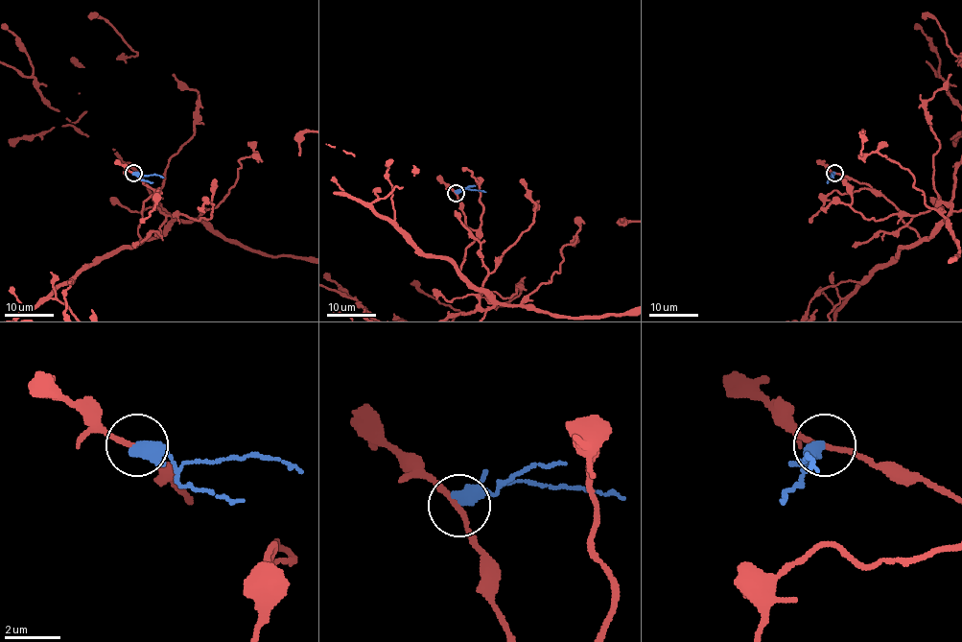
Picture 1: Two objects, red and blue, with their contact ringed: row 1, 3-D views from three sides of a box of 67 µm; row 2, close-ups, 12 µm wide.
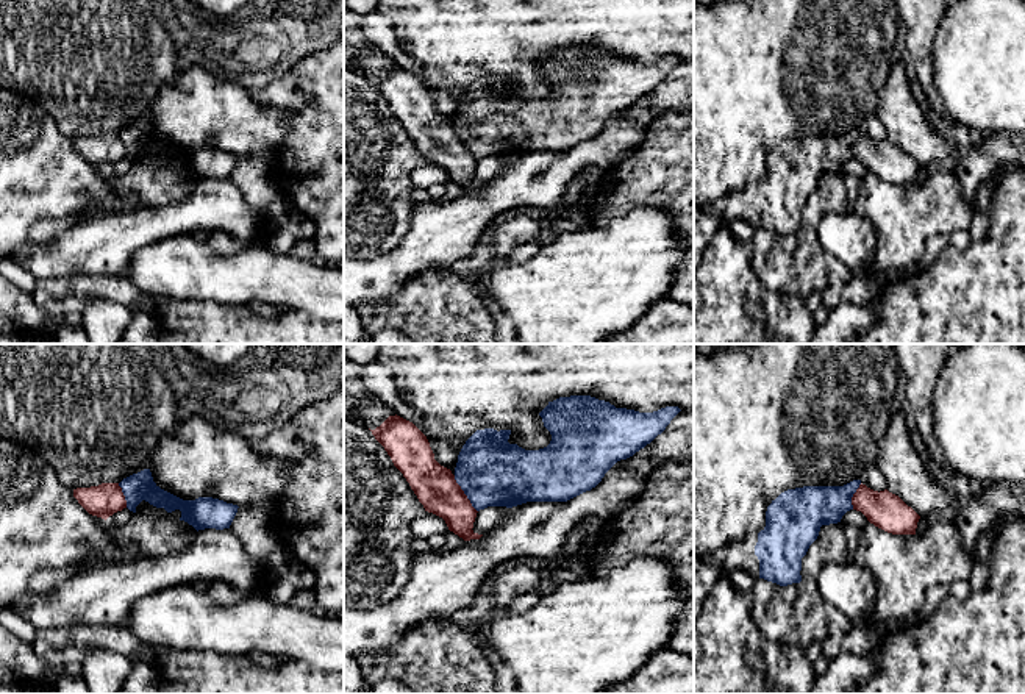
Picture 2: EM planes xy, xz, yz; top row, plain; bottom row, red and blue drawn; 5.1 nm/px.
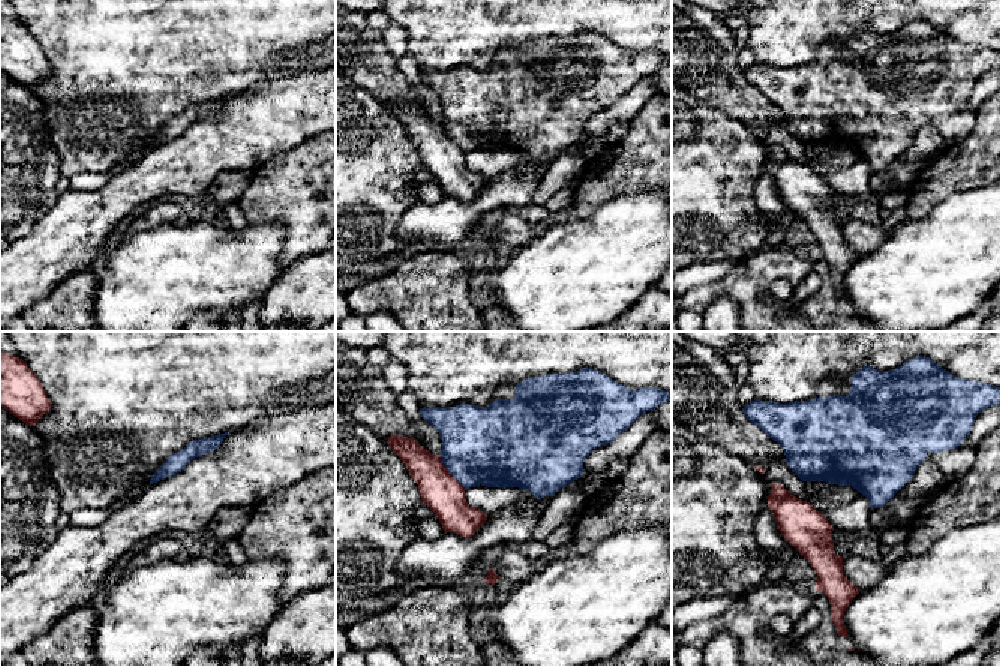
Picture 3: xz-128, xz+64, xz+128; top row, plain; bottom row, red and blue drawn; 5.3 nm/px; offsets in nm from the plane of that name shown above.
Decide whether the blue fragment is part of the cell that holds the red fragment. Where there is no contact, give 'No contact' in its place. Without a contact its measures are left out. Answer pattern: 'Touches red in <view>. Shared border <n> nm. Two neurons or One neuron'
Touches red in xz. Shared border 220 nm. Two neurons

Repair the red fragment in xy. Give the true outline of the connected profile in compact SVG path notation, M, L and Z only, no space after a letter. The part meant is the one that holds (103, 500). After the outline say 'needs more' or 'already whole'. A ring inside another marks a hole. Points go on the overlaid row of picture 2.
M102 483L91 488L73 489L73 497L92 516L108 519L127 508L127 500L119 483Z; already whole

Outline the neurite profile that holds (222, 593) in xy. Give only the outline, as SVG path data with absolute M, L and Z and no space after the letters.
M212 580L208 585L206 594L219 605L234 605L239 600L245 597L244 592L241 592L238 588L220 581L220 580Z

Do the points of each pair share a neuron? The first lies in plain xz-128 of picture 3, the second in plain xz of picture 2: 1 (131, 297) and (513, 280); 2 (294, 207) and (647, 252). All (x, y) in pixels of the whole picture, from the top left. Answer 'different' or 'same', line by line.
1: same
2: different

